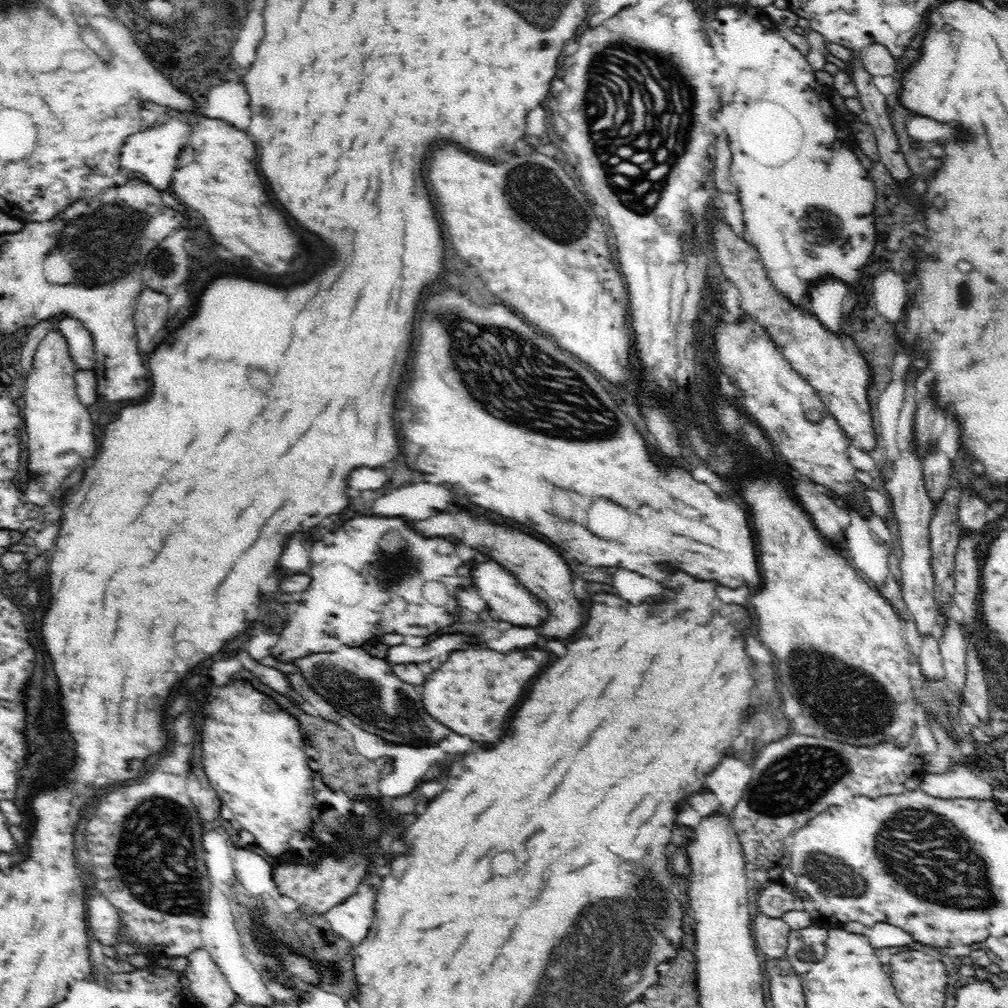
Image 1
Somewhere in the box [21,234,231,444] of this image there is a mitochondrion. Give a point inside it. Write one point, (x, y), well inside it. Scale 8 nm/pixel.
(90, 273)

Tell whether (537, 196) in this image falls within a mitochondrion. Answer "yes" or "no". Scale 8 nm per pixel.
yes

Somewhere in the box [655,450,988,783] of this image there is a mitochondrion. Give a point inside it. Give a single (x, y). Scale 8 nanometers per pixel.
(840, 697)

